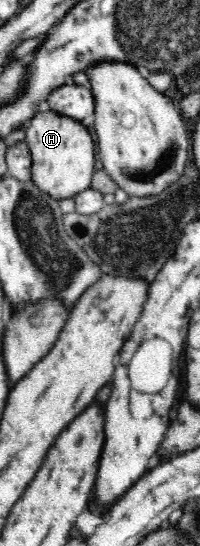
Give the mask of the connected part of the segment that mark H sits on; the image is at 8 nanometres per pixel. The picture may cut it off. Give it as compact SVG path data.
M50 109L30 119L24 141L31 153L31 180L40 191L56 201L62 201L90 188L96 161L94 139L80 121Z

